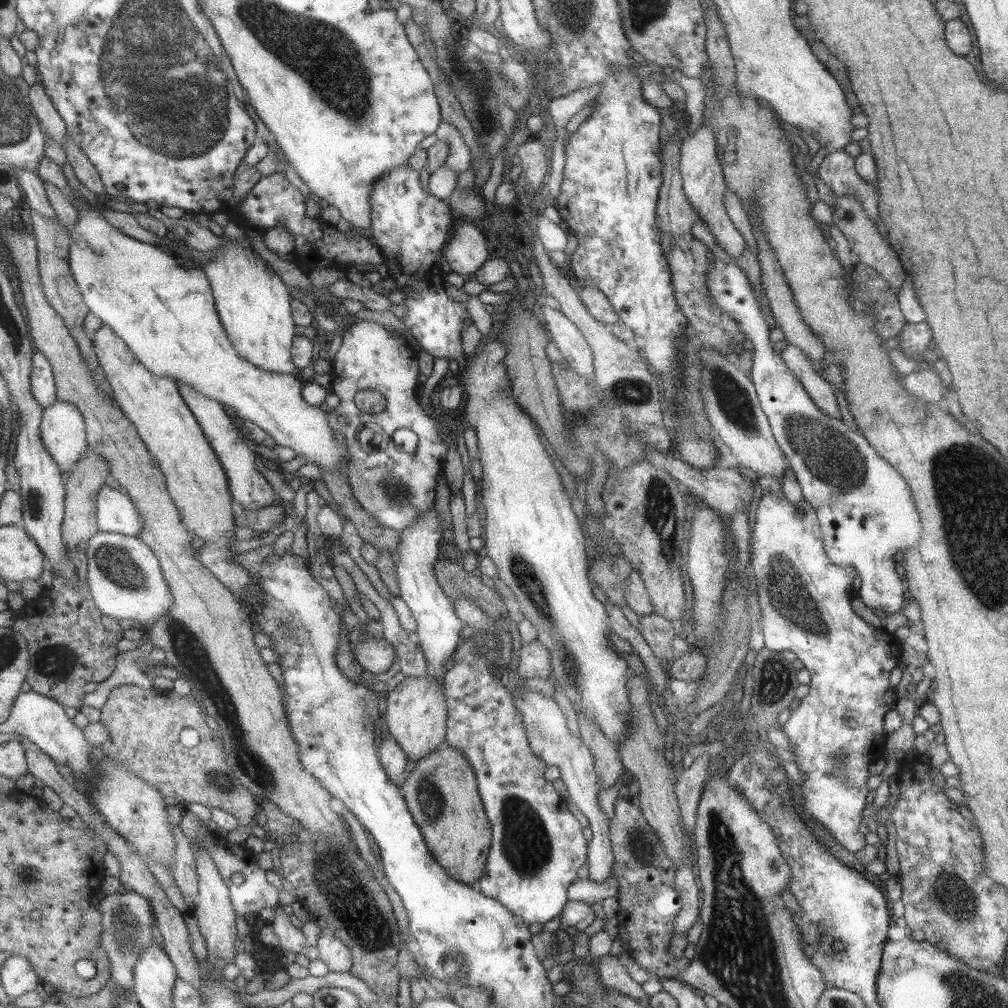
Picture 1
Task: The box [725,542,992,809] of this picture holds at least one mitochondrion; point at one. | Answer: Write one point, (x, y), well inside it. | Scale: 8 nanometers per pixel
(793, 598)

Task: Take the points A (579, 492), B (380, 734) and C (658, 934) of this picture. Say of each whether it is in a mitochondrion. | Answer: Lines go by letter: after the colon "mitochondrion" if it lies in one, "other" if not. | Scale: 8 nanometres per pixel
A: other
B: other
C: other

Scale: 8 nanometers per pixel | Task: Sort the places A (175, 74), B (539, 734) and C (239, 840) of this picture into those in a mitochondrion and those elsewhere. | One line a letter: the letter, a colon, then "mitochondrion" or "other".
A: mitochondrion
B: mitochondrion
C: other

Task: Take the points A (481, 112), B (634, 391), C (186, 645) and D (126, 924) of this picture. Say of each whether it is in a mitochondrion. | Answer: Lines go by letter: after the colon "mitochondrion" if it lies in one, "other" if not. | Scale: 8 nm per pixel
A: mitochondrion
B: mitochondrion
C: mitochondrion
D: mitochondrion

